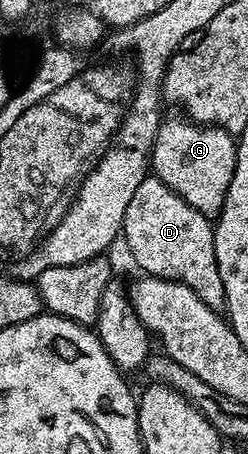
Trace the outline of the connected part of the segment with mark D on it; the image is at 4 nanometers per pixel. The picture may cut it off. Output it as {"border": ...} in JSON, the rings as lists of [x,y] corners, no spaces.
{"border":[[[148,176],[141,180],[141,184],[137,184],[137,192],[133,192],[129,208],[125,208],[121,238],[122,241],[127,241],[127,250],[131,253],[131,258],[143,269],[141,271],[144,275],[180,282],[191,288],[209,308],[218,312],[226,307],[225,284],[221,284],[221,272],[217,268],[215,227],[212,219],[197,212],[197,208],[185,204],[183,197],[173,192],[173,188],[166,186],[160,178]]]}

